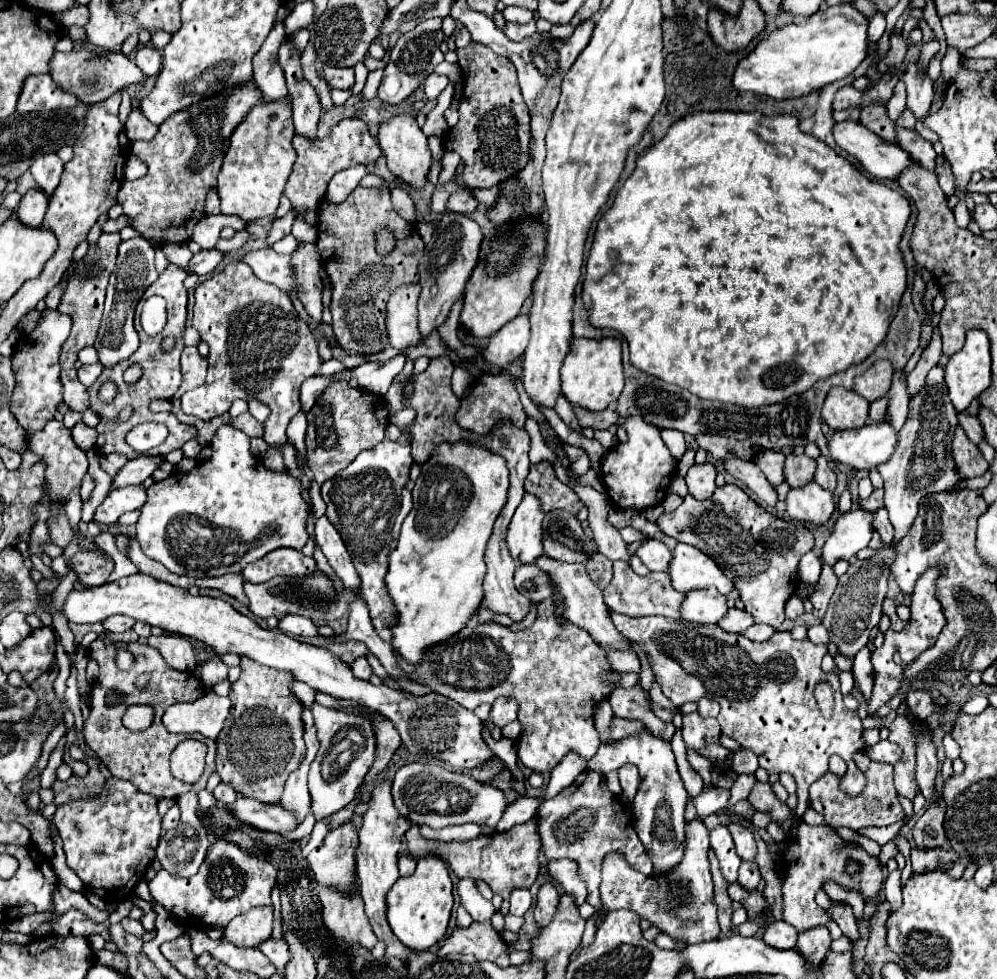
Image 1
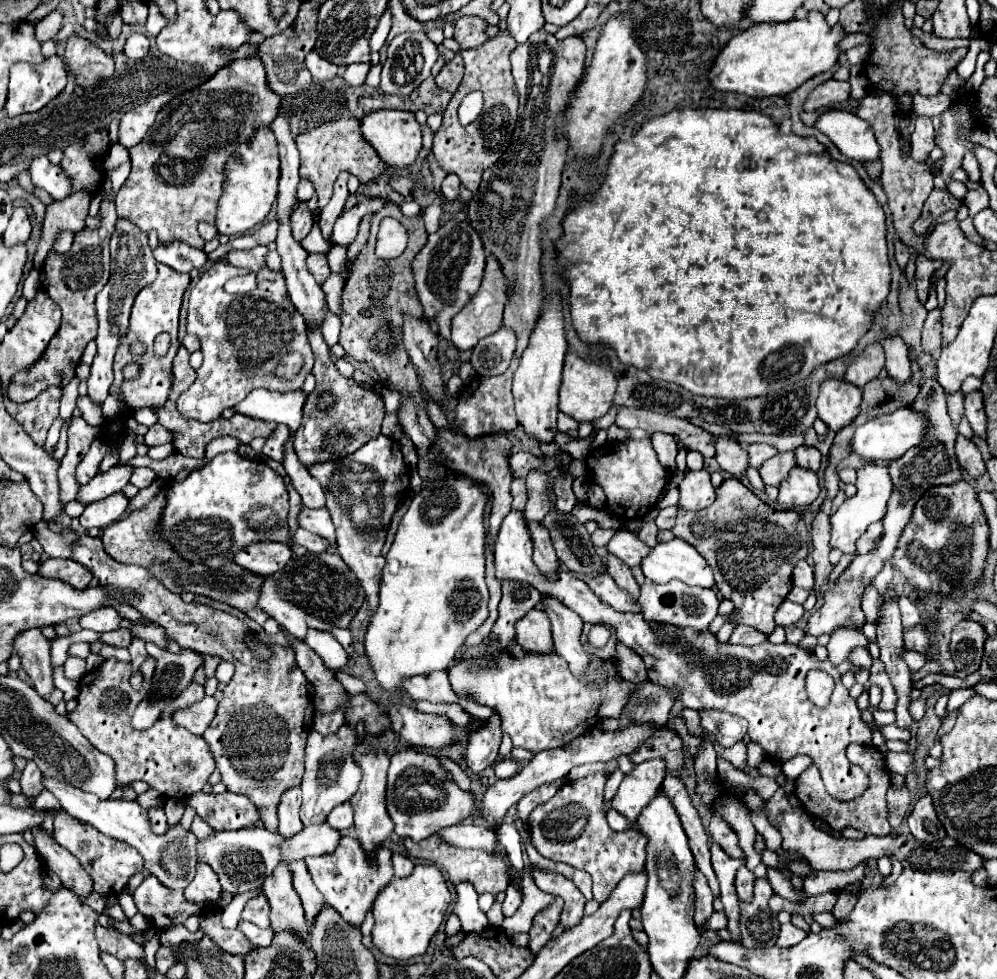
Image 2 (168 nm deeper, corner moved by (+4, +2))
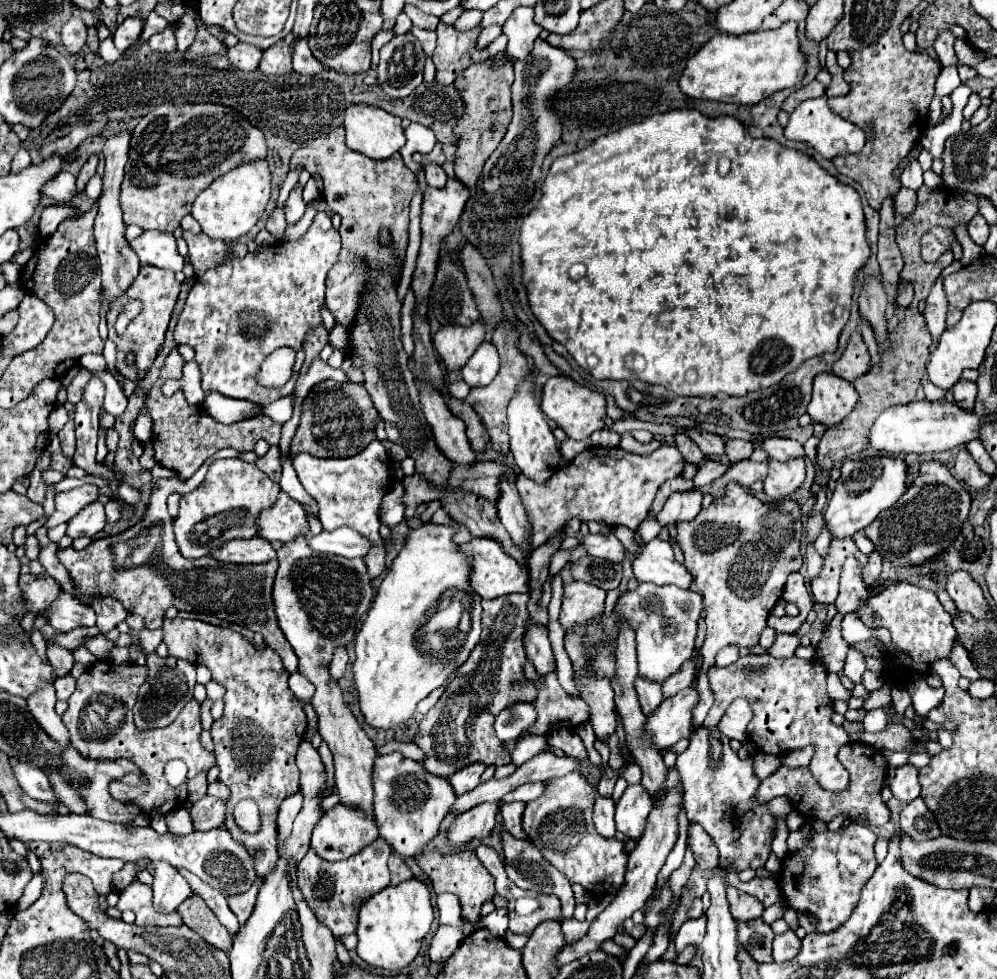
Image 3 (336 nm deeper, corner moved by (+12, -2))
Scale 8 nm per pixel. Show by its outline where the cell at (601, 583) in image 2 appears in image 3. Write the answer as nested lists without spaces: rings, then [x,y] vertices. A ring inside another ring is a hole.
[[[572,582],[564,586],[564,600],[560,612],[560,624],[568,630],[576,624],[584,624],[604,612],[606,592],[586,582]]]

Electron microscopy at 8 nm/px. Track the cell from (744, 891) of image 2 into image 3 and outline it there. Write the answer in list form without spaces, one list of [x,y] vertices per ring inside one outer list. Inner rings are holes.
[[[734,886],[726,888],[728,894],[728,902],[730,902],[730,912],[736,920],[752,920],[752,918],[760,918],[764,912],[764,904],[744,892],[740,892]]]

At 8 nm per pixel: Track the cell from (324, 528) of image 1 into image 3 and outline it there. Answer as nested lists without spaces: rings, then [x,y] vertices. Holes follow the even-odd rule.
[[[280,492],[276,504],[260,514],[258,526],[260,526],[260,536],[270,542],[280,540],[287,543],[296,540],[296,536],[308,536],[310,532],[304,506],[292,500],[286,492]]]

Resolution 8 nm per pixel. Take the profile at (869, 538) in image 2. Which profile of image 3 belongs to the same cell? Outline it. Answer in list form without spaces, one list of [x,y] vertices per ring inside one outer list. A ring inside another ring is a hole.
[[[848,556],[848,560],[842,566],[836,610],[842,614],[852,612],[858,608],[858,602],[864,602],[868,598],[868,594],[868,588],[862,584],[862,567],[854,556]]]

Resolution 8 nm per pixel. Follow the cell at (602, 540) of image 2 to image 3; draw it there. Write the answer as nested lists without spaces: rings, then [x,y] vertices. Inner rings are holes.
[[[558,550],[554,556],[552,556],[552,560],[550,560],[550,576],[556,576],[564,566],[566,566],[566,562],[568,562],[568,558],[570,558],[570,554],[572,554],[574,550]]]

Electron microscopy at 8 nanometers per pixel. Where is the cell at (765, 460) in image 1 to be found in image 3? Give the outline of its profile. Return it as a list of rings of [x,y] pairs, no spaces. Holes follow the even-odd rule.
[[[728,440],[726,442],[726,456],[732,464],[740,460],[748,460],[754,452],[754,444],[750,440]]]

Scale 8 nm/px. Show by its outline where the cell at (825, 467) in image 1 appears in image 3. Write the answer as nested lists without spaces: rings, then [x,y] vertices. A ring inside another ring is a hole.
[[[768,438],[762,448],[768,452],[768,458],[784,462],[784,460],[792,460],[792,458],[804,458],[804,448],[800,442],[796,440],[788,440],[788,438]]]

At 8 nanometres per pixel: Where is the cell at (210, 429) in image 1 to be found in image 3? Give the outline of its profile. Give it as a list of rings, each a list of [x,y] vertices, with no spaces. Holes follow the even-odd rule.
[[[174,348],[168,354],[168,358],[160,370],[160,378],[156,380],[156,384],[152,386],[152,390],[148,392],[146,402],[144,402],[144,406],[152,418],[152,424],[154,424],[152,426],[152,446],[156,452],[154,458],[160,466],[174,470],[182,476],[182,480],[188,480],[214,452],[218,452],[222,448],[234,448],[238,452],[246,452],[246,450],[252,450],[256,440],[260,440],[260,438],[266,440],[268,444],[280,442],[282,424],[274,422],[268,416],[256,416],[256,418],[248,418],[248,420],[226,426],[226,424],[216,422],[212,416],[208,416],[208,412],[202,406],[188,406],[182,390],[178,390],[170,398],[164,396],[160,386],[168,378],[180,380],[182,378],[182,366],[184,366],[184,360],[178,354],[178,350]]]

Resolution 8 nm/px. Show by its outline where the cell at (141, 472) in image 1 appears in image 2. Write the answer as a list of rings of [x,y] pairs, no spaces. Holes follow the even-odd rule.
[[[112,466],[108,472],[98,472],[88,484],[80,486],[78,494],[76,494],[76,500],[84,506],[92,504],[92,502],[98,502],[98,500],[104,500],[106,496],[114,494],[114,492],[120,492],[128,480],[130,480],[130,474],[132,474],[132,468],[130,466]]]

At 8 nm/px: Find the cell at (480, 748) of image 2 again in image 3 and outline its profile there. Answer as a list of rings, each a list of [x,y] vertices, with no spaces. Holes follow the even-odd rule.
[[[480,762],[470,764],[470,766],[466,766],[466,768],[458,770],[458,772],[454,772],[454,774],[448,778],[448,782],[452,784],[452,788],[454,788],[456,794],[468,792],[468,790],[472,790],[472,788],[476,788],[476,786],[480,784],[480,776],[482,776],[484,768],[486,768],[486,766],[480,764]]]

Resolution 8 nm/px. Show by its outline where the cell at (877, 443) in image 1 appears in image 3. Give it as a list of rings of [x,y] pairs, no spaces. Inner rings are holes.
[[[916,400],[904,406],[892,406],[884,410],[870,428],[868,448],[884,452],[888,456],[940,452],[940,450],[952,450],[958,444],[966,444],[978,438],[978,430],[980,430],[980,418],[974,412],[964,412],[962,408],[946,400],[938,402]]]

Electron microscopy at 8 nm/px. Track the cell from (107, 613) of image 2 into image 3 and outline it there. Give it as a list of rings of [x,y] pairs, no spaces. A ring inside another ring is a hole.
[[[62,592],[60,598],[42,612],[50,616],[50,624],[60,632],[72,632],[76,628],[96,626],[96,614],[90,606],[80,604],[80,600],[72,598],[68,592]]]

